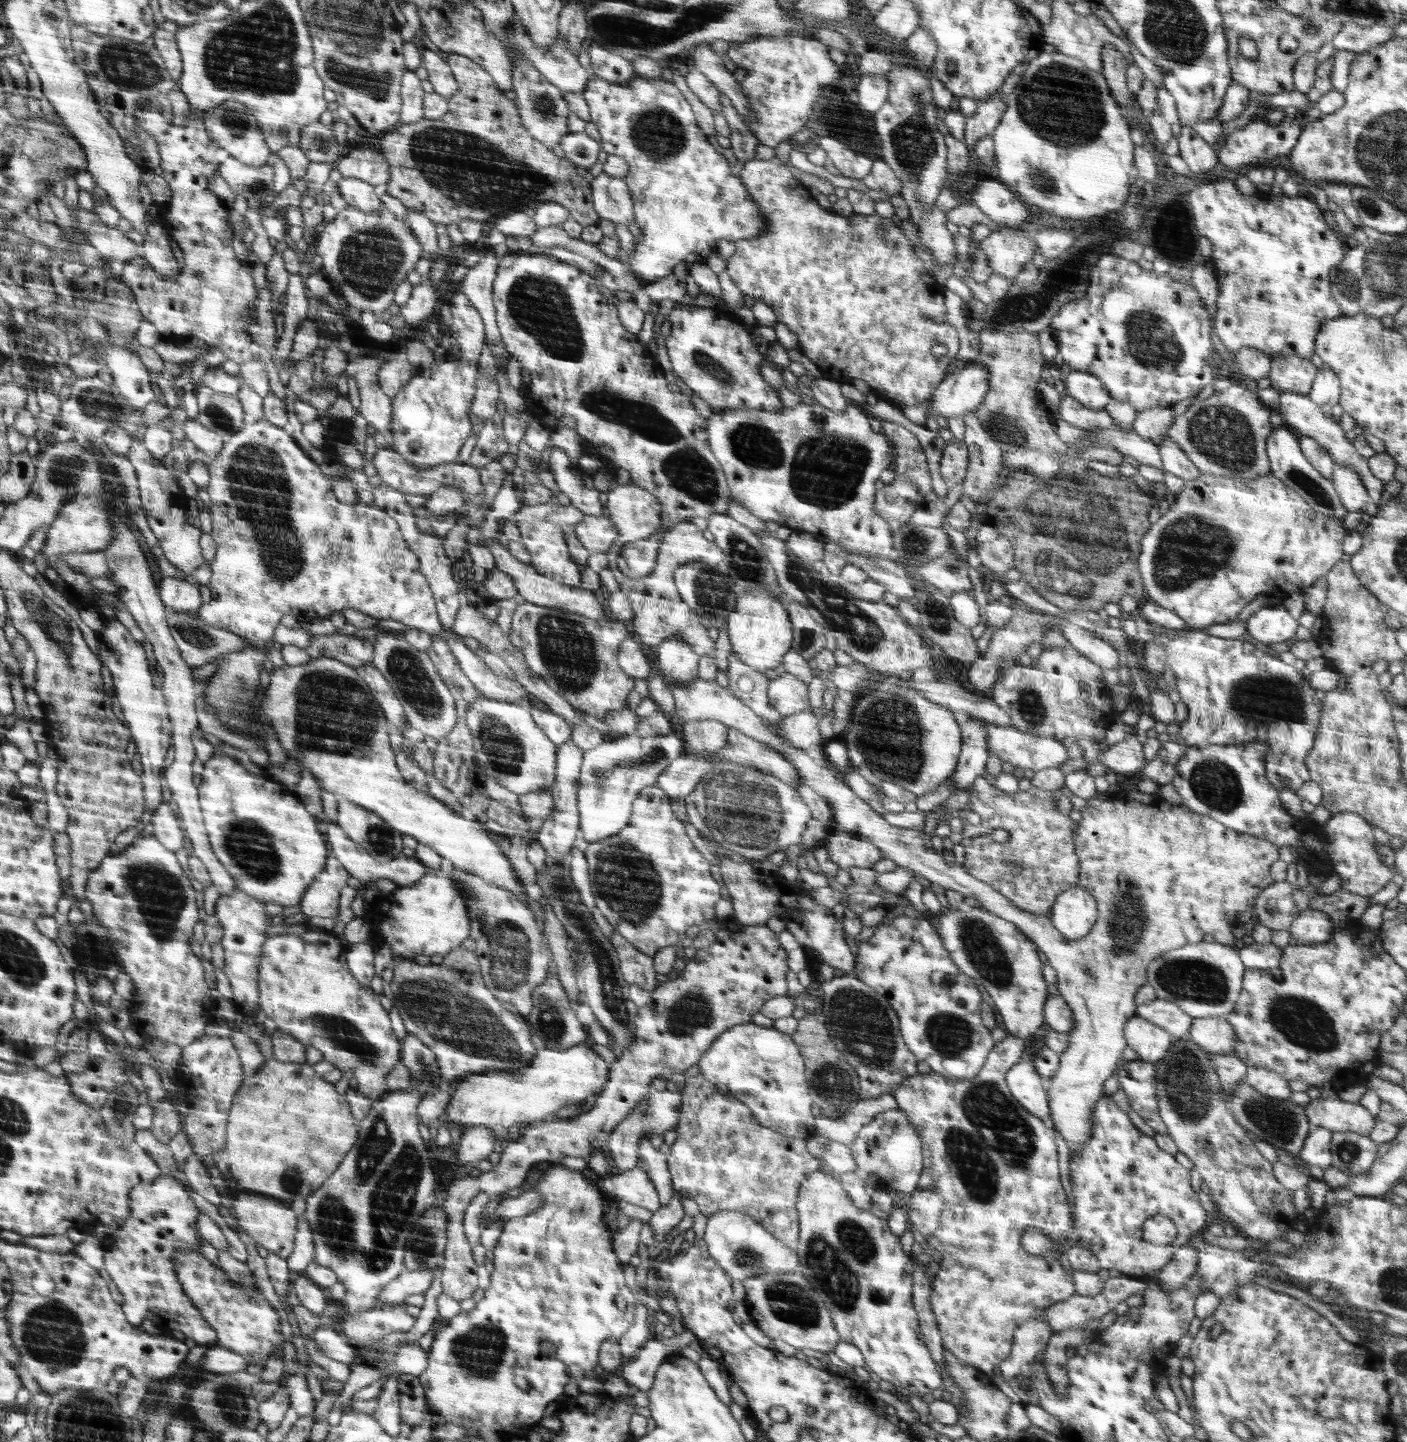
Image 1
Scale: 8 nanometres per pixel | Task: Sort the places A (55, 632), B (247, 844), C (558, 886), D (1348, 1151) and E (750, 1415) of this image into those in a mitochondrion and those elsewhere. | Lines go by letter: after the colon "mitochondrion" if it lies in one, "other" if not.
A: mitochondrion
B: mitochondrion
C: mitochondrion
D: mitochondrion
E: other

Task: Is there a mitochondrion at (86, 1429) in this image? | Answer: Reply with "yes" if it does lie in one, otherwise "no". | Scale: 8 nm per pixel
yes

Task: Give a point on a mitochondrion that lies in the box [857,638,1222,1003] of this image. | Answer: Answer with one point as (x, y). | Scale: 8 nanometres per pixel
(1128, 920)

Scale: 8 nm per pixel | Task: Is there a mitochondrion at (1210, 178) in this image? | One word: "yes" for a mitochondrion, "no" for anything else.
no

